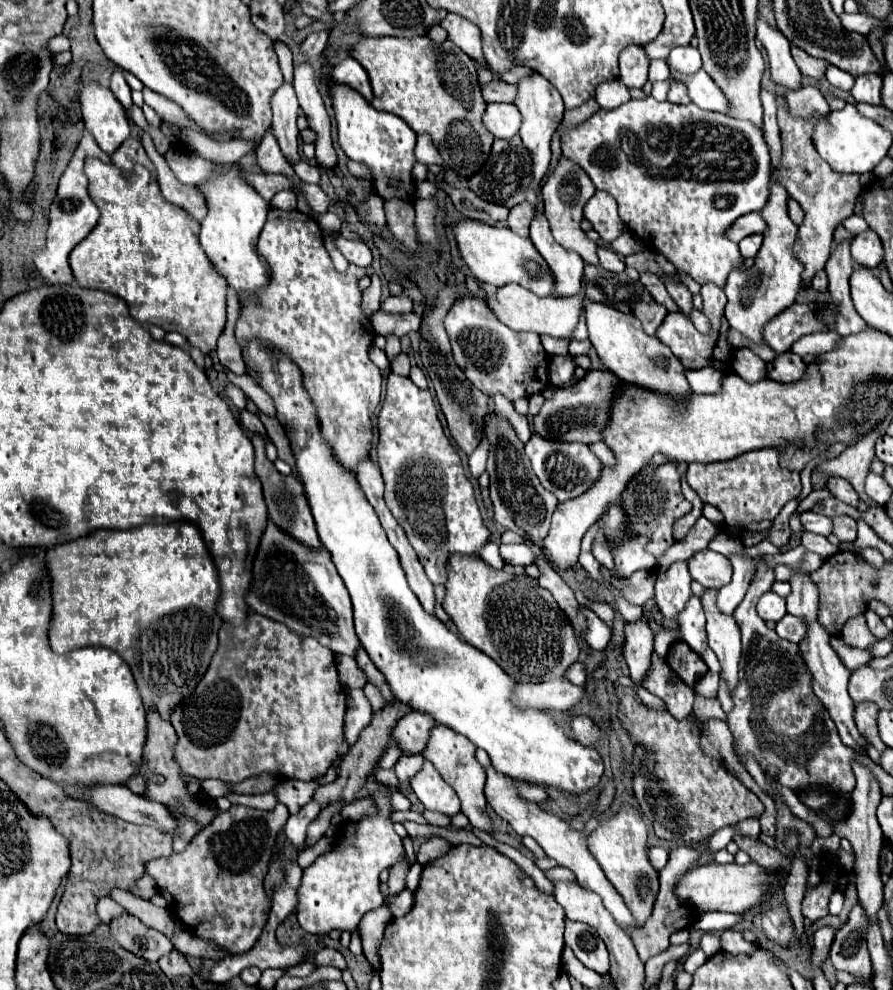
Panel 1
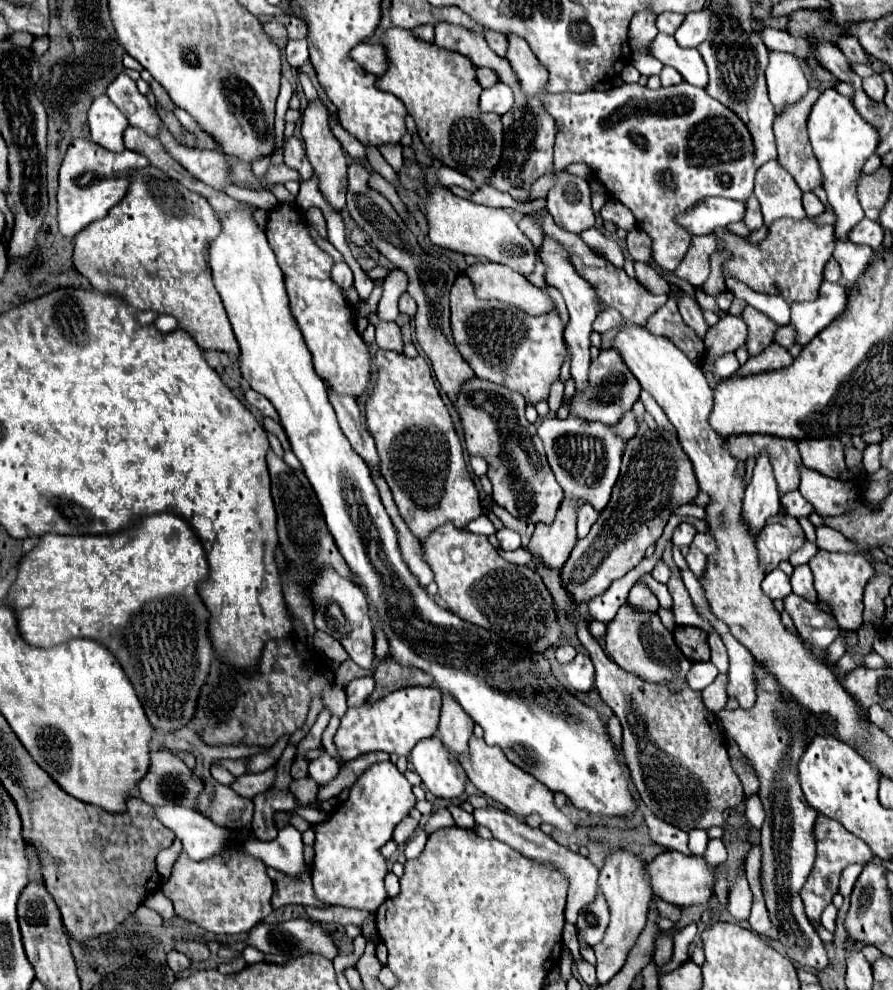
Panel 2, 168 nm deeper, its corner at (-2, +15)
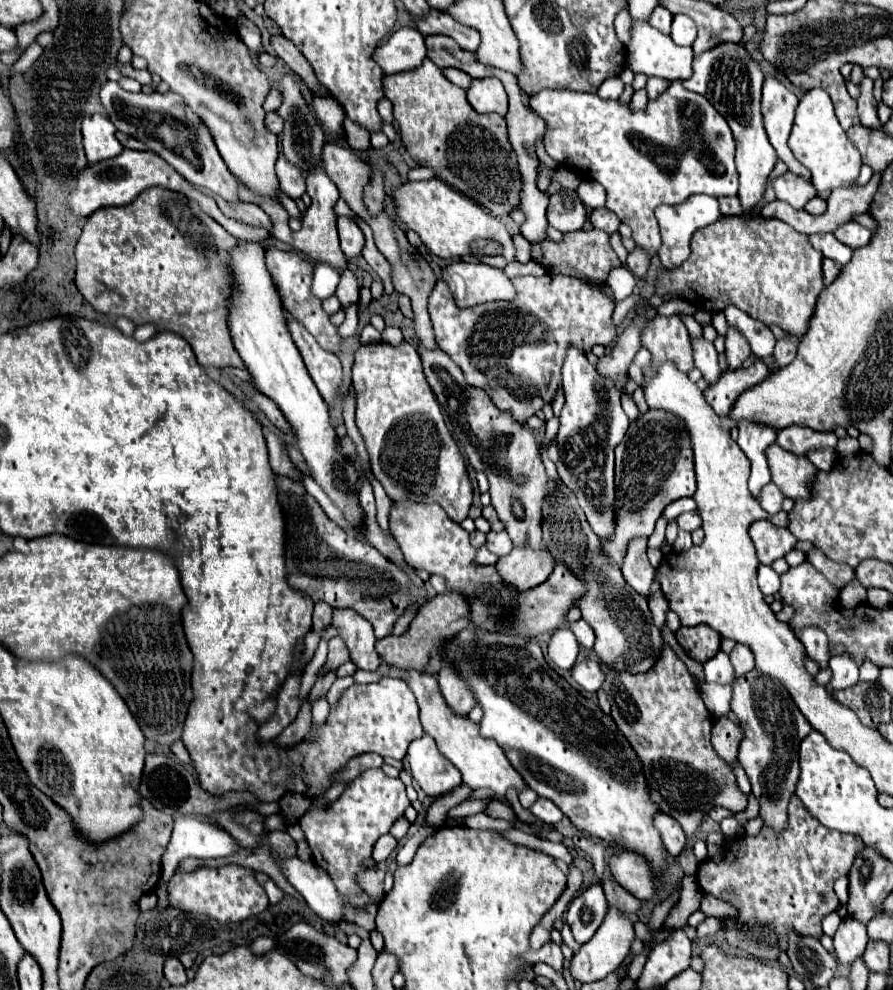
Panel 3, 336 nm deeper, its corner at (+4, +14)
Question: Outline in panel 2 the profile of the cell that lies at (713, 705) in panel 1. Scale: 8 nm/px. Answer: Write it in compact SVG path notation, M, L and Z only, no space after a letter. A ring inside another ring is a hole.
M757 692L757 702L751 710L727 710L717 714L727 738L733 738L741 752L751 760L761 788L759 798L765 808L765 822L761 828L761 884L769 918L779 930L779 942L791 960L801 966L823 970L827 966L827 952L805 916L801 902L801 888L815 862L813 826L817 812L803 800L797 778L797 762L807 748L803 740L803 716L793 706L785 704L779 694Z

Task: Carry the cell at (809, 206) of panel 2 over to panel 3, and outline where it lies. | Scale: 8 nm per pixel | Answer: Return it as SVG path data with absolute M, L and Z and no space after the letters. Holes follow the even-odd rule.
M813 197L813 199L805 205L805 211L811 213L811 215L821 215L821 213L825 213L825 209L827 209L827 201L821 199L821 197Z

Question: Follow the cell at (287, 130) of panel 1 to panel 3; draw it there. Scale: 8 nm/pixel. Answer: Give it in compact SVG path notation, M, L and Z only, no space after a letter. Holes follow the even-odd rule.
M279 157L275 171L281 183L281 191L291 199L301 199L301 195L305 193L305 175L301 173L301 169L289 165L283 157Z

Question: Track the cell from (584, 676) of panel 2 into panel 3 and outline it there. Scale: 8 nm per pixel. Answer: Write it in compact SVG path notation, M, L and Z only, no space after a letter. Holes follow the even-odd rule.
M591 659L575 663L571 669L571 675L585 691L599 691L599 687L605 681L605 673L601 671L601 665Z

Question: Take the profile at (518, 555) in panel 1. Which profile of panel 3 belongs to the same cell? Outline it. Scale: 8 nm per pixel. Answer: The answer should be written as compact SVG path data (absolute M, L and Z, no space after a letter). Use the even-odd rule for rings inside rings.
M489 531L487 533L487 543L485 543L485 547L491 551L491 553L495 553L495 555L507 555L511 549L513 549L513 545L511 545L511 541L509 541L509 535L505 533L505 531L501 531L501 533L495 533L495 531Z

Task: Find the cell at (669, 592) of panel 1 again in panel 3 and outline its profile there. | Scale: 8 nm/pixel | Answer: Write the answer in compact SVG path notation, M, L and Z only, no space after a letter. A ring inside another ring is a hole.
M691 511L691 513L683 513L677 517L677 523L679 523L679 529L685 529L685 531L695 531L701 527L701 517L697 511Z

